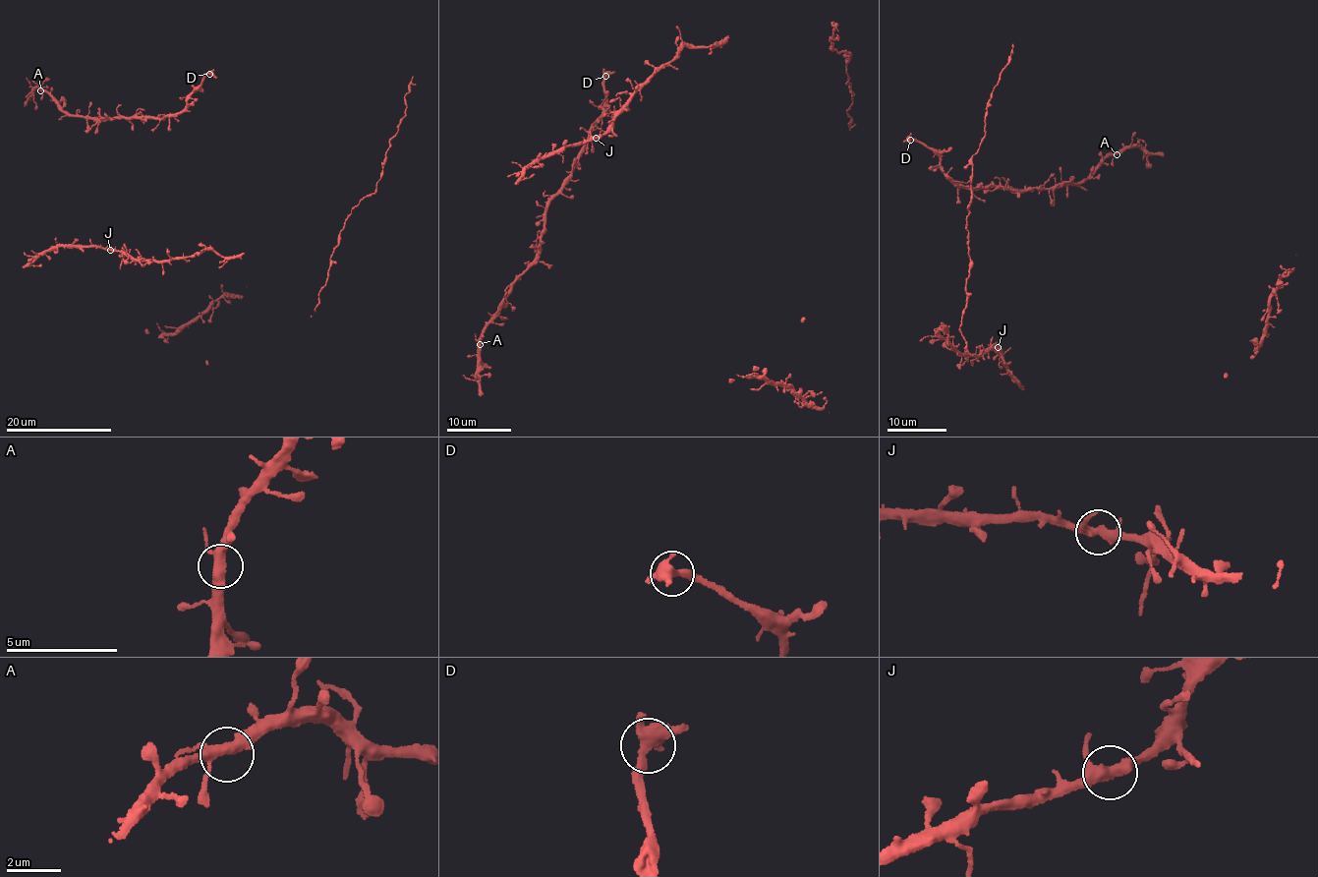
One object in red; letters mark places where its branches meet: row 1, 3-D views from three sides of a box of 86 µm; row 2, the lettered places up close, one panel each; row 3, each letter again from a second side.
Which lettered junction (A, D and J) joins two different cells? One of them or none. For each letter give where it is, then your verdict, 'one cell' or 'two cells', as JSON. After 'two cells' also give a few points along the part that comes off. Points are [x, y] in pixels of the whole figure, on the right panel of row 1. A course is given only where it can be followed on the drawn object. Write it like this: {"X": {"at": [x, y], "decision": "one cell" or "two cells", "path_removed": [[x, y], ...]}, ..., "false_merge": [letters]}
{"A": {"at": [1117, 154], "decision": "one cell"}, "D": {"at": [910, 140], "decision": "one cell"}, "J": {"at": [998, 347], "decision": "one cell"}, "false_merge": []}

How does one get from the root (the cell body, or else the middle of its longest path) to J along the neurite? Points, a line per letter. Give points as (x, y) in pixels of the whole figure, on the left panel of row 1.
J: (124, 246), (123, 250), (110, 250)

